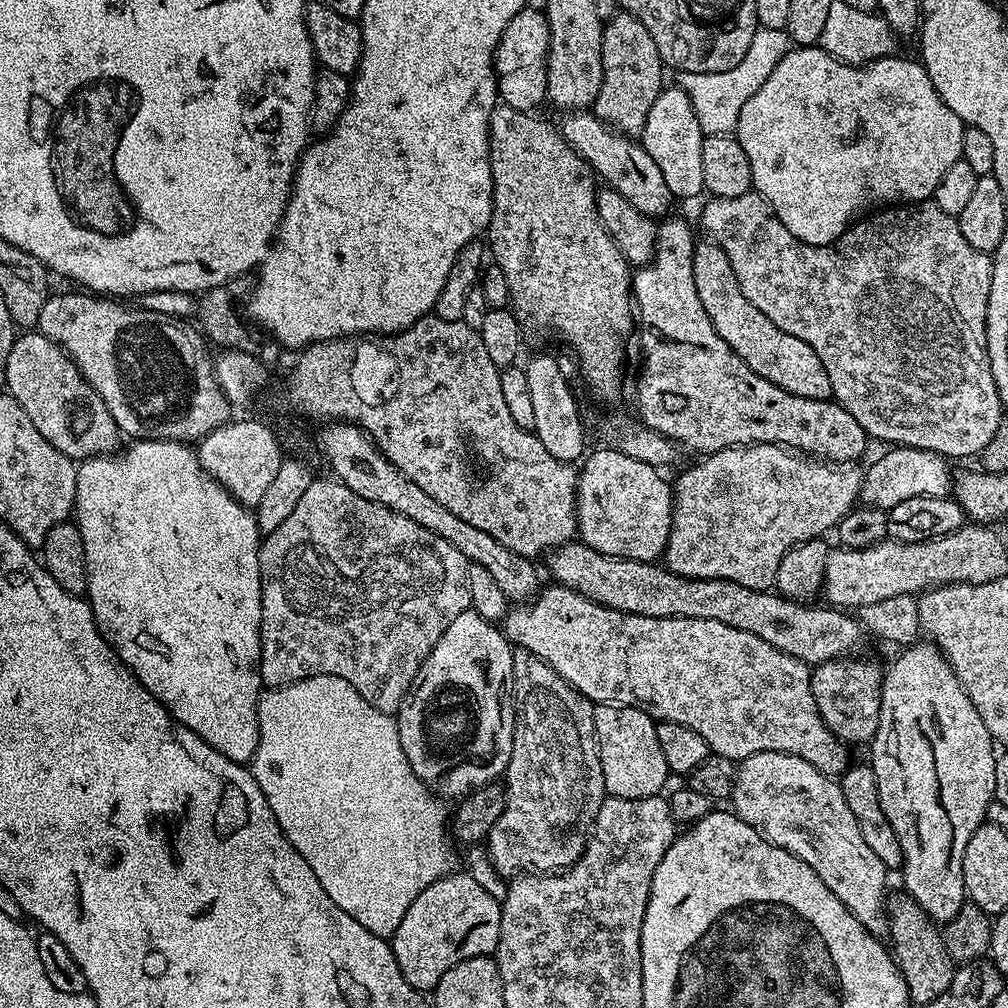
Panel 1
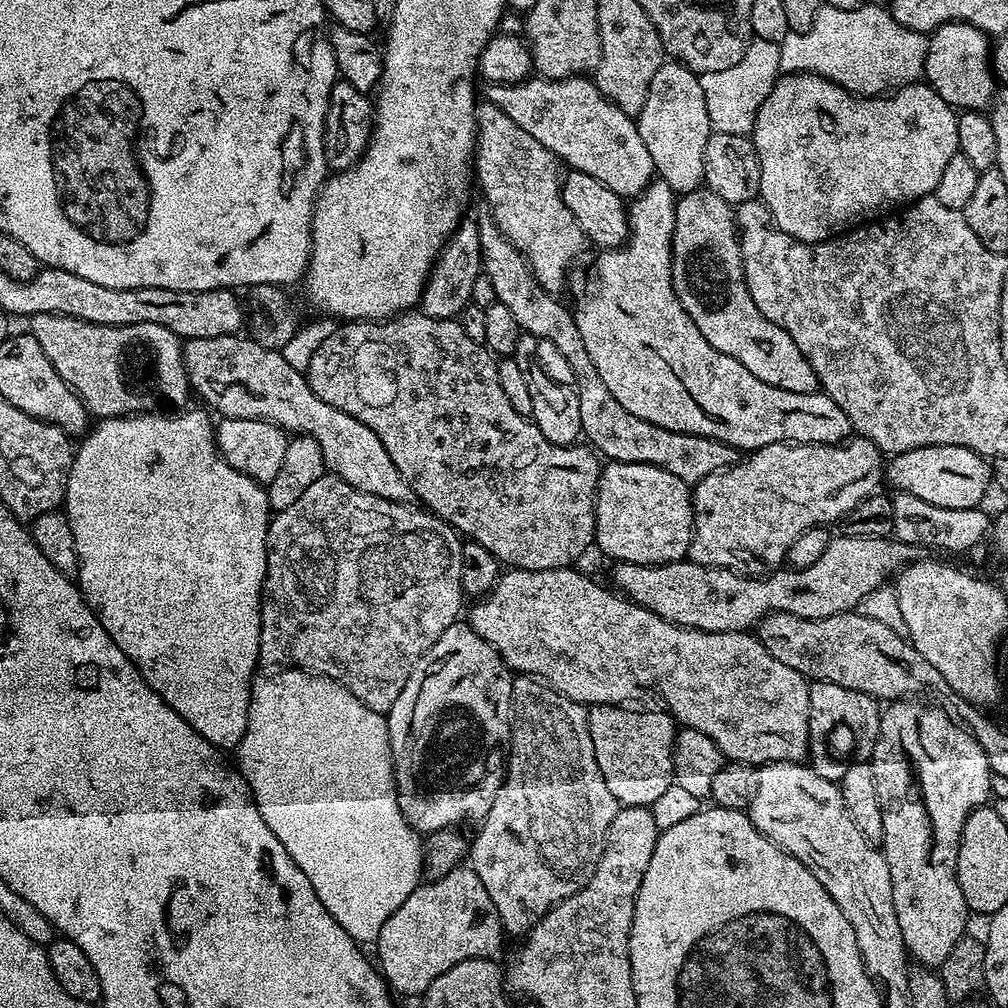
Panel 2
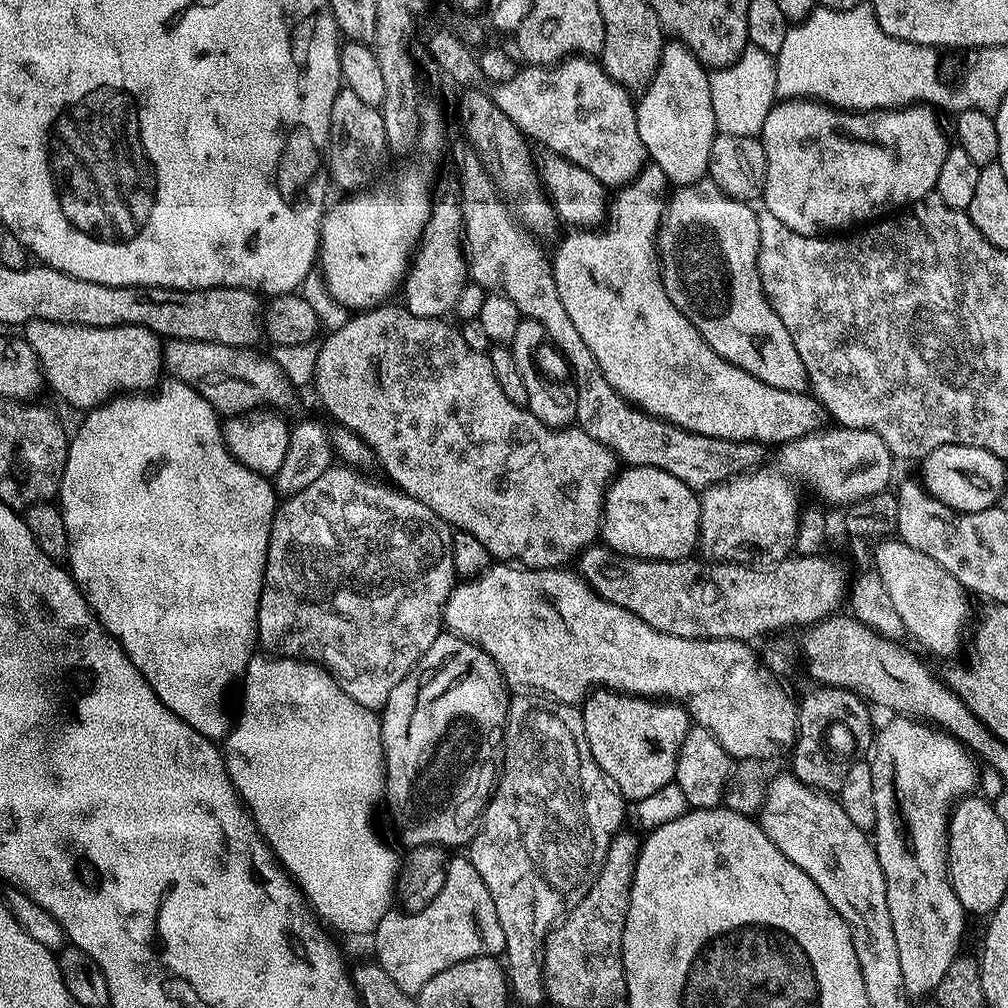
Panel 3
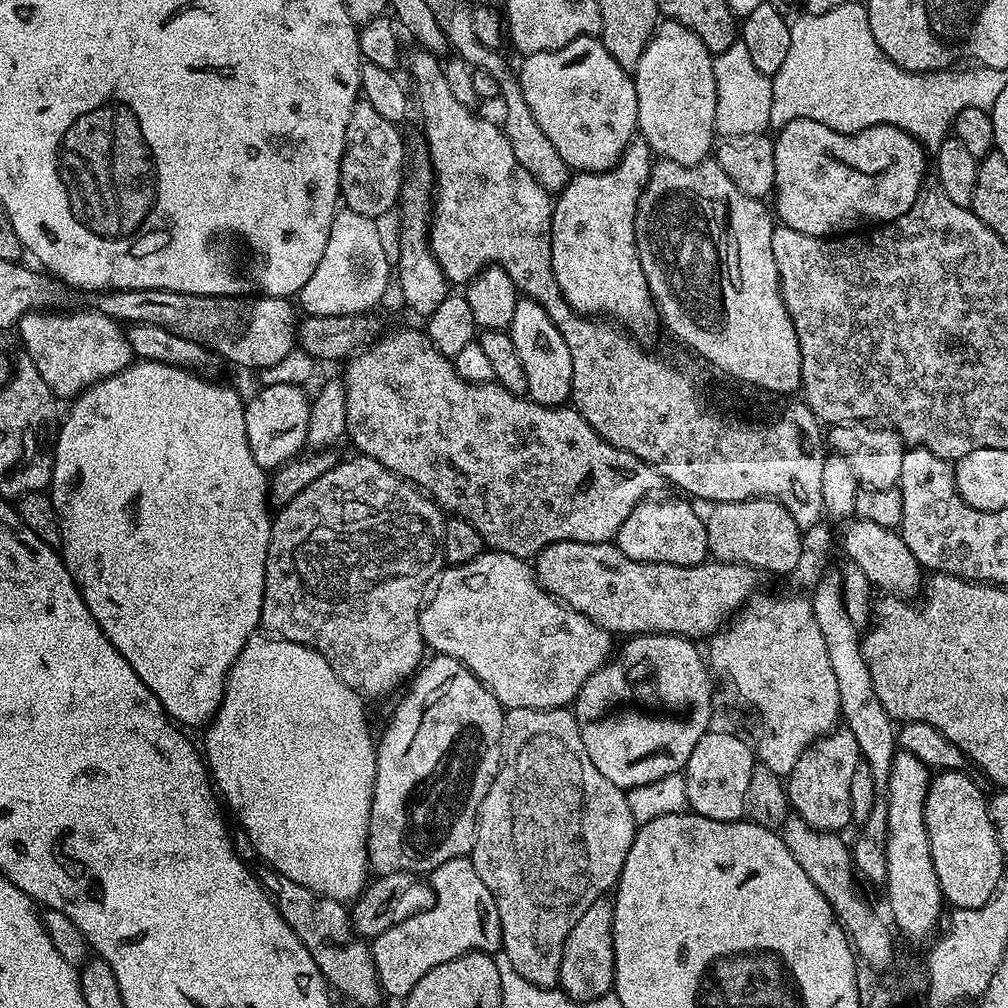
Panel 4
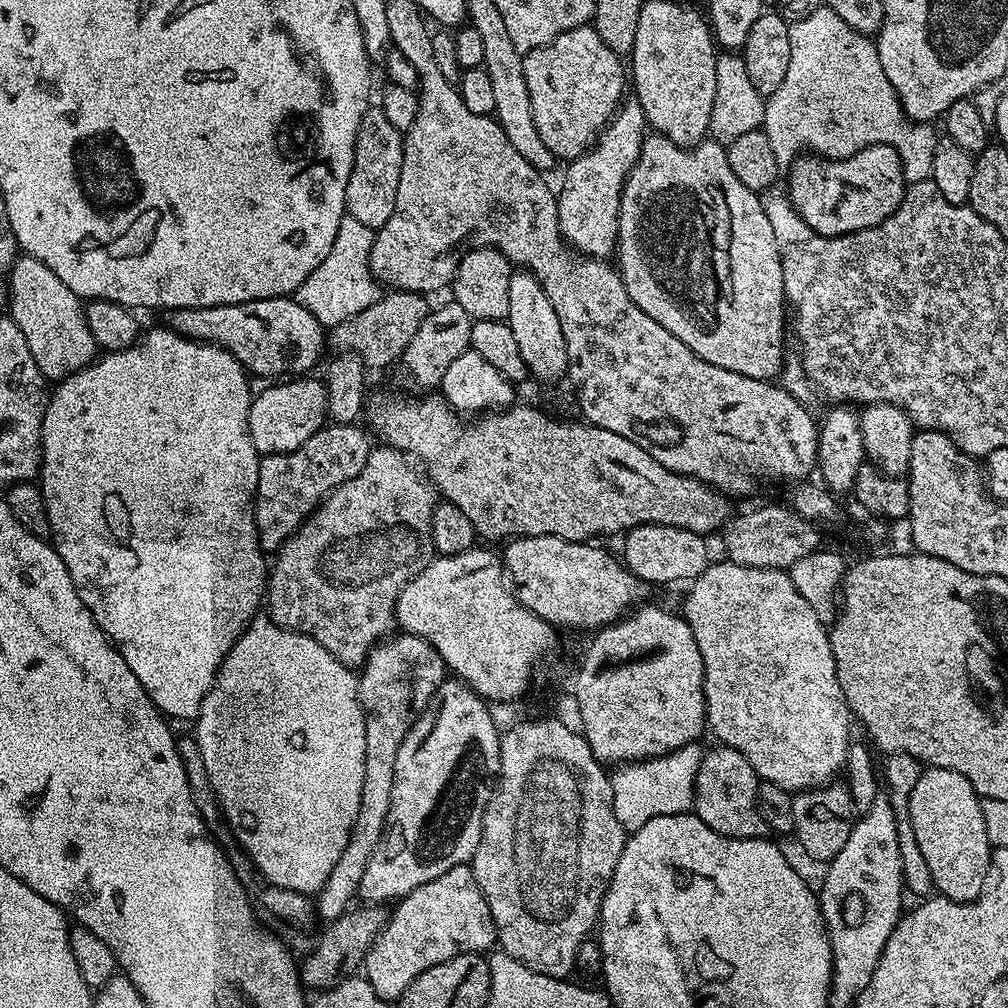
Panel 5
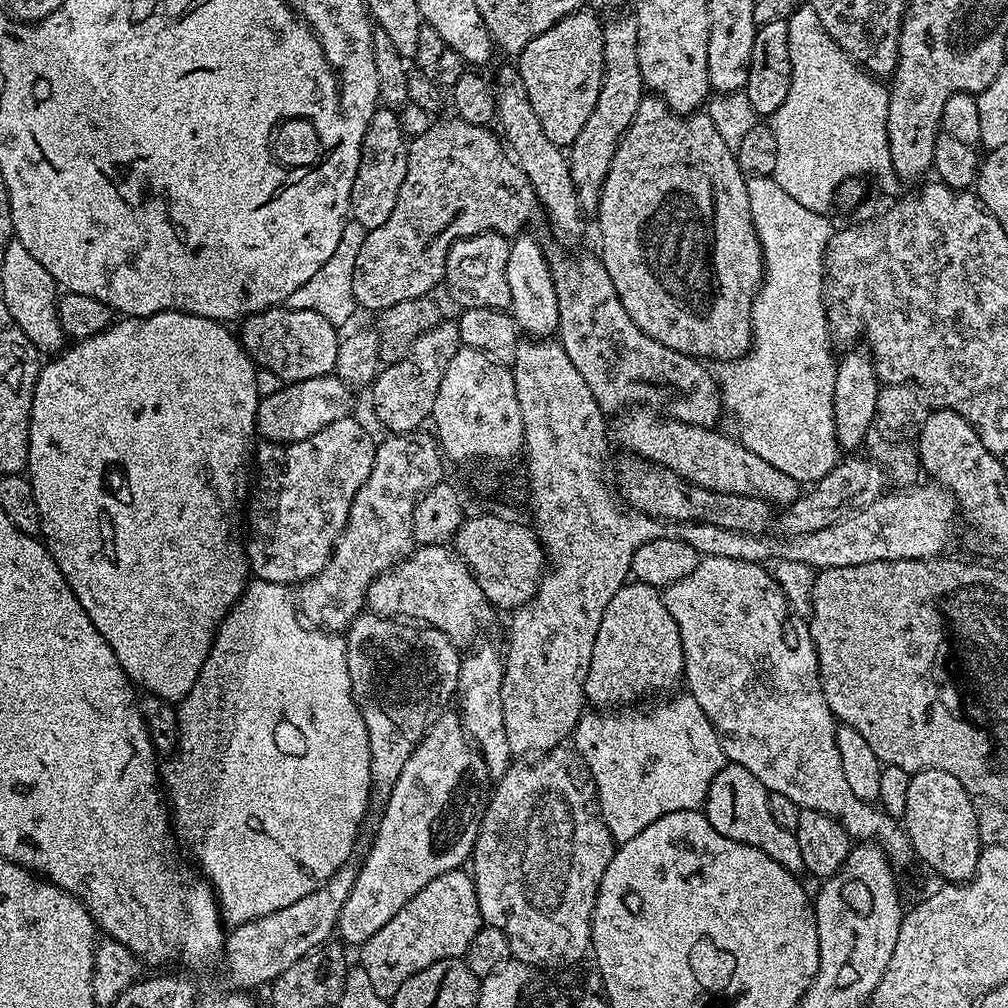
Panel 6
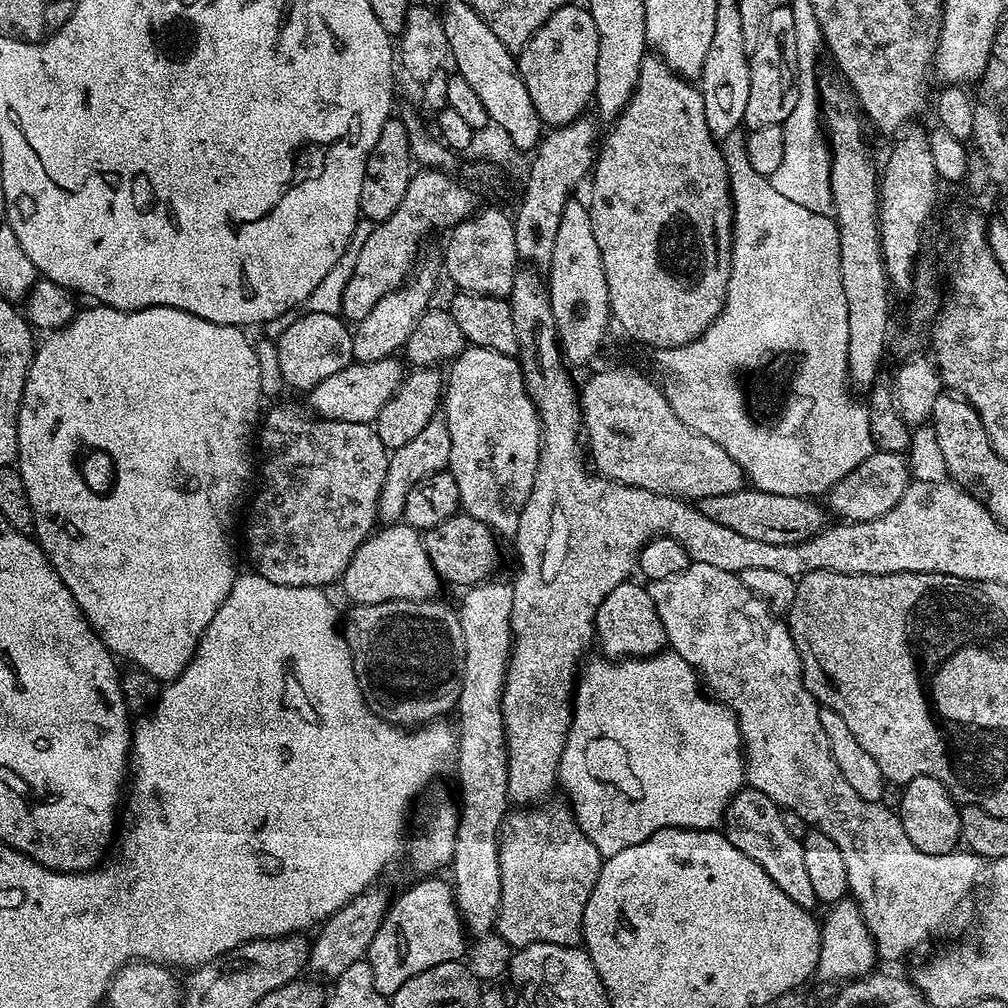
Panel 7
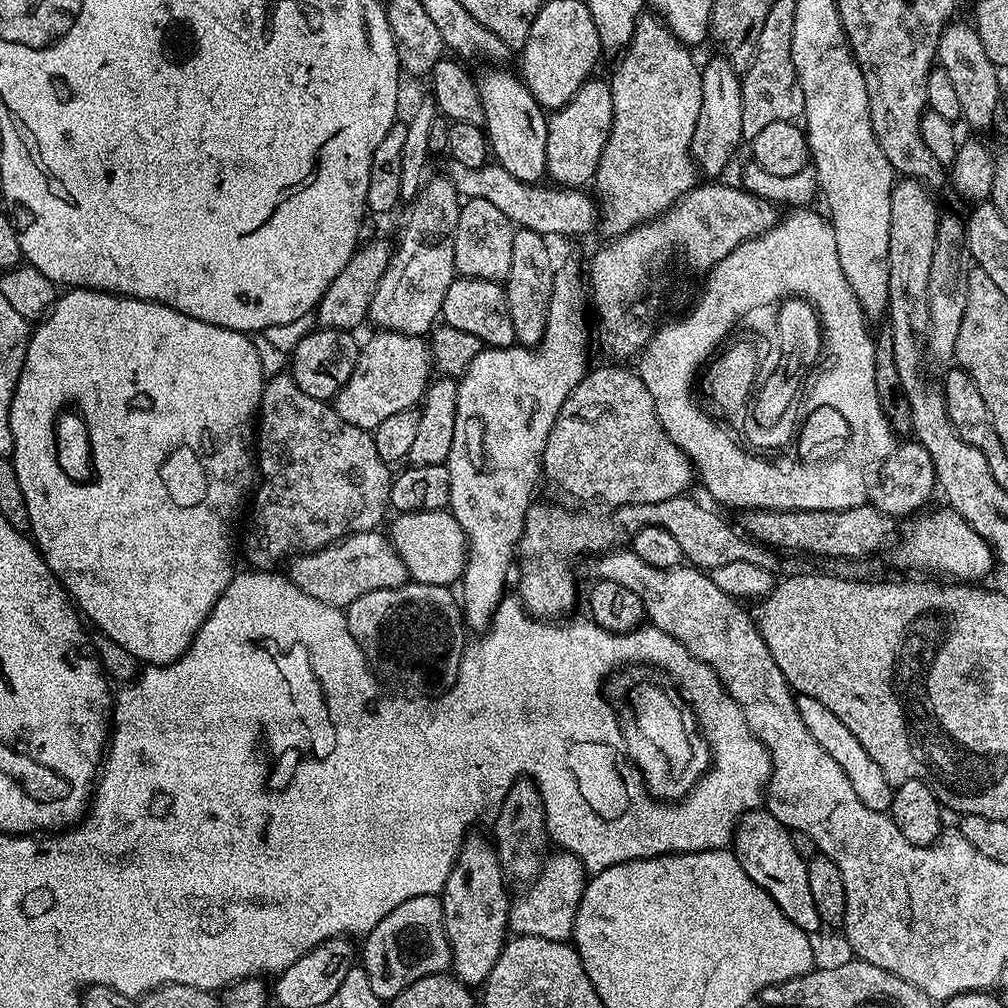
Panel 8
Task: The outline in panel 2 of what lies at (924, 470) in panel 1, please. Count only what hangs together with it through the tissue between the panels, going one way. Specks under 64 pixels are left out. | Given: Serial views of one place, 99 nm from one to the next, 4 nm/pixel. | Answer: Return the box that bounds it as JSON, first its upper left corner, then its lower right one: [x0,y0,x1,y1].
[886,446,993,508]

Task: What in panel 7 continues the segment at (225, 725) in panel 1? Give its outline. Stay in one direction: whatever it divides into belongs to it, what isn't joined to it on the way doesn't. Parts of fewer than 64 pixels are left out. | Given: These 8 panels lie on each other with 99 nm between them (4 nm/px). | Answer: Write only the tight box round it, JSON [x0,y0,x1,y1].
[18,308,262,682]

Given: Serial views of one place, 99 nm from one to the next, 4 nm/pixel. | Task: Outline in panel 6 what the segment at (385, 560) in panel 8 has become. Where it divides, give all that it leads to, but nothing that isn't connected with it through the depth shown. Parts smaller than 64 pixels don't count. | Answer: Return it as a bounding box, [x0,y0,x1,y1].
[366,546,486,646]

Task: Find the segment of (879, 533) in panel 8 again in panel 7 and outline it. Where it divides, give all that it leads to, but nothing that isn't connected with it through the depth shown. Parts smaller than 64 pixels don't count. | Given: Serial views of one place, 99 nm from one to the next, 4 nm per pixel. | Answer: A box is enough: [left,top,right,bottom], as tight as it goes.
[698,486,826,544]

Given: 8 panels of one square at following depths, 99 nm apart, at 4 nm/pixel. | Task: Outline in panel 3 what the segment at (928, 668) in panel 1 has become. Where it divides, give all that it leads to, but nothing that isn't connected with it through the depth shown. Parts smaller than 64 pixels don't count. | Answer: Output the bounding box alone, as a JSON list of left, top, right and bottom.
[870,718,978,1001]

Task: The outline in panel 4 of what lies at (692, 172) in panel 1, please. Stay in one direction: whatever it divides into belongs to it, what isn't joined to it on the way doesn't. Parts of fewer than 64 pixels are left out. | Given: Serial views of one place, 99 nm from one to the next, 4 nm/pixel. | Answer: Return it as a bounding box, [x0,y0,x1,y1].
[634,18,718,166]

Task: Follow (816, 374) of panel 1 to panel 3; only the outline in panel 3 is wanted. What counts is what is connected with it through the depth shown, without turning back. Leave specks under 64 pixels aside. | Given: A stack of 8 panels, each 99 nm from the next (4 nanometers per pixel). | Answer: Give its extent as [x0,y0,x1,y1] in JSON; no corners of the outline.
[654,178,808,392]

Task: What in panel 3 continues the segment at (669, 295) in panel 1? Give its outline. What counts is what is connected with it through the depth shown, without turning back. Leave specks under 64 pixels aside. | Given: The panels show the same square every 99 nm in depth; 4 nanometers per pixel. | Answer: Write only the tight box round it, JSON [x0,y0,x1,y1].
[551,163,826,446]

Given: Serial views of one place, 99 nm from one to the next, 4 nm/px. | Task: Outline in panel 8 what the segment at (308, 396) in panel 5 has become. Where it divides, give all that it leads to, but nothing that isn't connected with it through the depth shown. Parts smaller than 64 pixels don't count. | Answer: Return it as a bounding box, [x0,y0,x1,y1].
[334,330,434,430]

